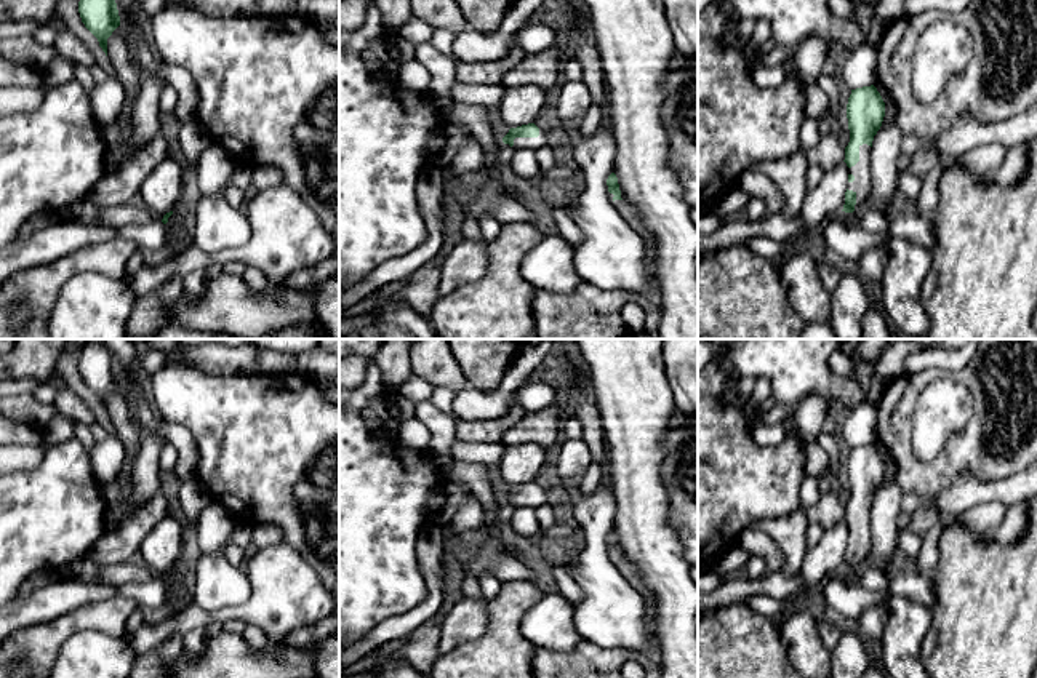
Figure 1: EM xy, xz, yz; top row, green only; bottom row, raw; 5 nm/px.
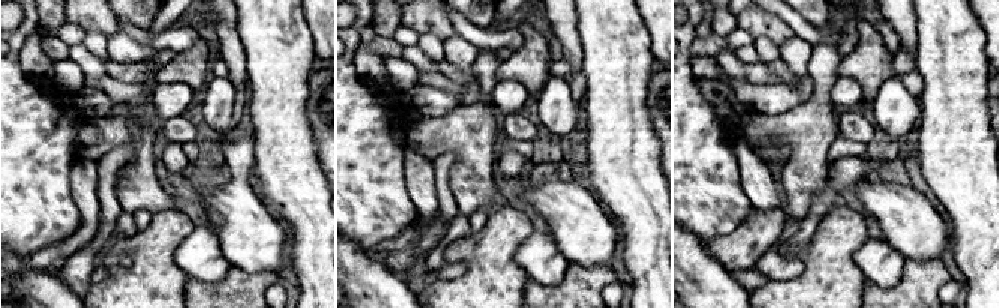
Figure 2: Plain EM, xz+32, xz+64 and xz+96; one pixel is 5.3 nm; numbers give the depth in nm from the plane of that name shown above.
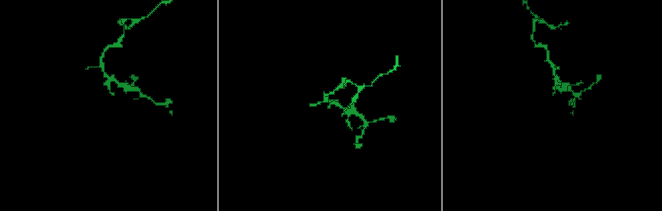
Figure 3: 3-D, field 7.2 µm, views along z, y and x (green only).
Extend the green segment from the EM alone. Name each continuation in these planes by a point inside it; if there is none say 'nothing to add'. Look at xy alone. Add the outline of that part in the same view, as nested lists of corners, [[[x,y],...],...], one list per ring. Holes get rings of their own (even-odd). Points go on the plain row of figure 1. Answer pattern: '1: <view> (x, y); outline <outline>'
1: xy (175, 579); outline [[[179,566],[173,569],[173,572],[168,576],[168,580],[165,582],[165,595],[168,598],[168,608],[171,612],[179,612],[181,609],[174,608],[174,590],[181,585],[184,580]]]

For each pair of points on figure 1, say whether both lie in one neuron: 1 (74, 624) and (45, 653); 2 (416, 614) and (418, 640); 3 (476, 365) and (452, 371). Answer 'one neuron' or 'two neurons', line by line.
1: one neuron
2: two neurons
3: two neurons

